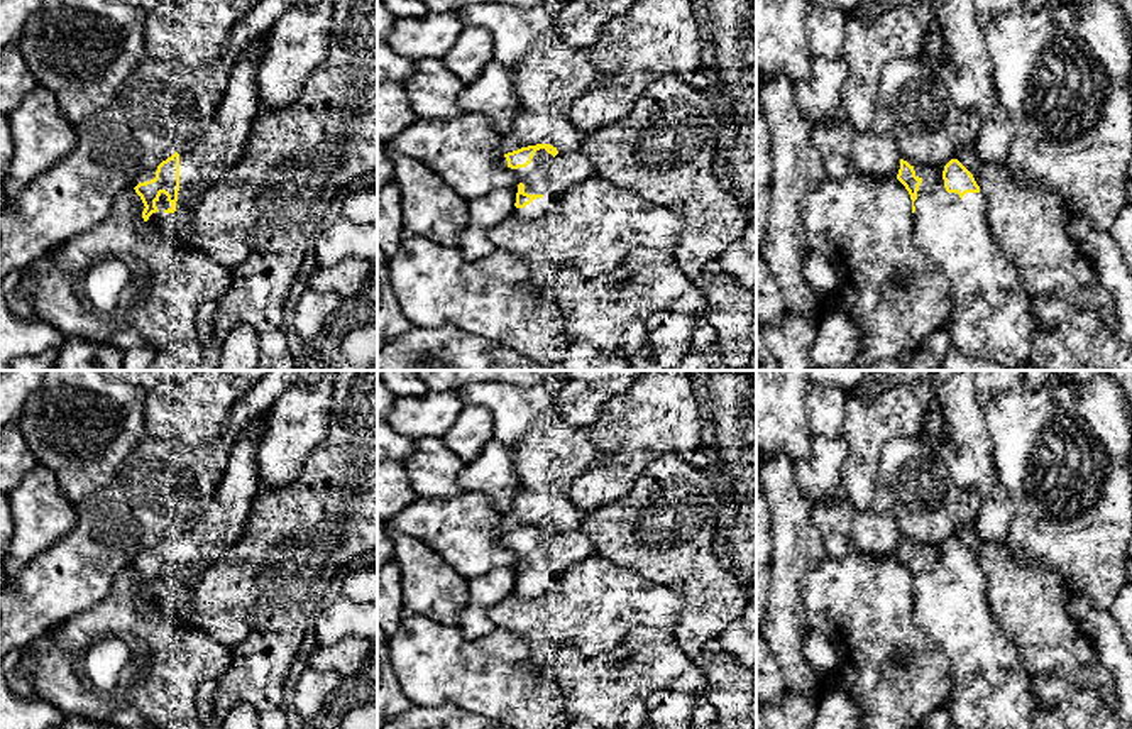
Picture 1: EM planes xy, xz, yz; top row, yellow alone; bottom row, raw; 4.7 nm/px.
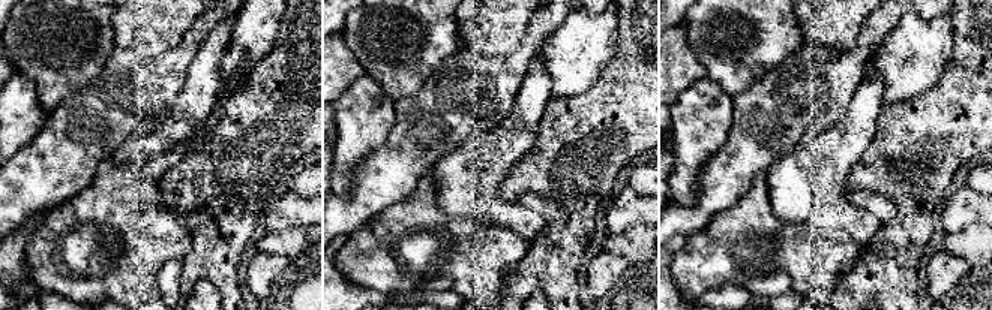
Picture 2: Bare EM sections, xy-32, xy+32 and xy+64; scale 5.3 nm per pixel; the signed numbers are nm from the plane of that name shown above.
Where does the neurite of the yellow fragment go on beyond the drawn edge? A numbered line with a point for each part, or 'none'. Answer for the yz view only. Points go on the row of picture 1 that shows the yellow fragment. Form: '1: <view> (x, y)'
1: yz (989, 318)

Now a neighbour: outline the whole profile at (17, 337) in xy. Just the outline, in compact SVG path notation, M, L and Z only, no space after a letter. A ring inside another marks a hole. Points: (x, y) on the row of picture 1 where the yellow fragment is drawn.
M14 272L0 282L0 370L10 370L17 357L61 348L66 340L52 326L39 320L24 321L12 313L7 294L19 286L20 277L20 272Z

